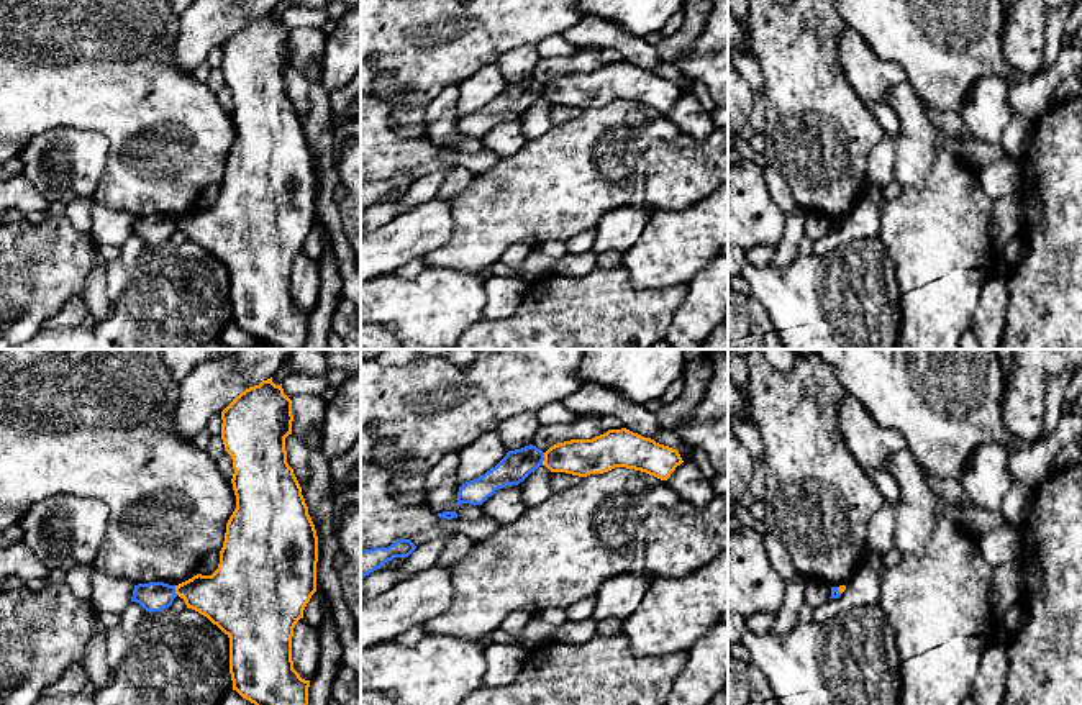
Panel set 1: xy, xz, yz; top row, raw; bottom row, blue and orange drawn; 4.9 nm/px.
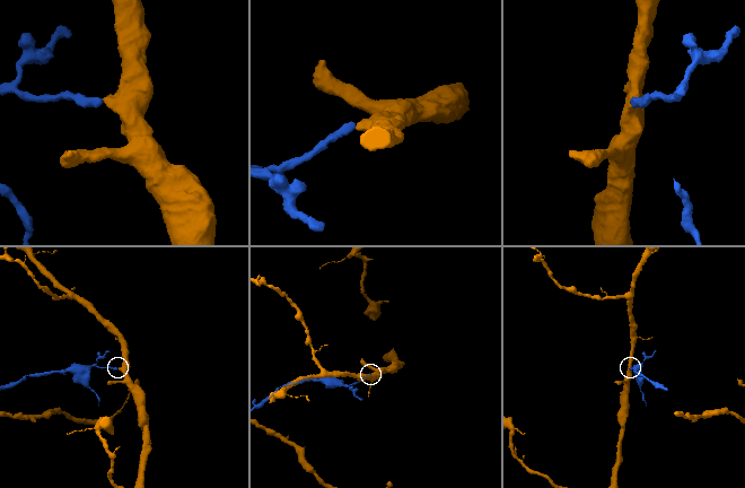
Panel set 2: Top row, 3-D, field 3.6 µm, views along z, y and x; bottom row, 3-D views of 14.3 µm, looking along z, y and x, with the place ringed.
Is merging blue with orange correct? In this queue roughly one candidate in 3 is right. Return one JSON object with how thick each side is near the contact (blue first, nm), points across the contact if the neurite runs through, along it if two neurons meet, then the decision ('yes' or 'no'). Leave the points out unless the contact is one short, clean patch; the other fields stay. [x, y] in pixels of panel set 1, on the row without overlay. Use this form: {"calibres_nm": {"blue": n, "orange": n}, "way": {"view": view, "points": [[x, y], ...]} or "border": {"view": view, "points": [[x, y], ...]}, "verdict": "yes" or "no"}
{"calibres_nm": {"blue": 150, "orange": 180}, "border": {"view": "xz", "points": [[545, 86], [541, 97]]}, "verdict": "no"}

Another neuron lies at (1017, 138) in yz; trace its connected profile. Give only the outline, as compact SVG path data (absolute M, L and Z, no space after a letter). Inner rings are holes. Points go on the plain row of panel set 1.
M1015 116L1002 134L1002 148L1007 156L1023 161L1031 146L1034 120Z

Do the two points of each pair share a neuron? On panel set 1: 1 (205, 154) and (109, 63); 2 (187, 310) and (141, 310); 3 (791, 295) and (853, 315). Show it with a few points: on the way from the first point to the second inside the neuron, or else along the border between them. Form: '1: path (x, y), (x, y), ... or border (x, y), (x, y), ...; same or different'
1: path (181, 135), (133, 87); same
2: path (176, 310), (153, 310); same
3: path (805, 310), (810, 315), (838, 315); same

